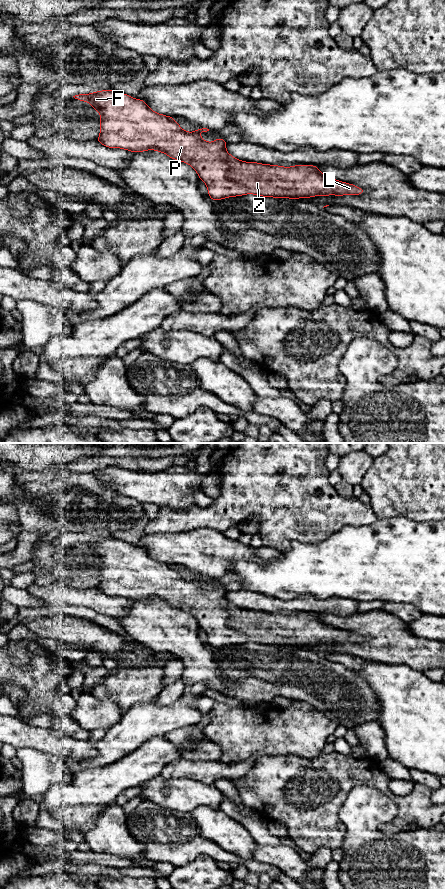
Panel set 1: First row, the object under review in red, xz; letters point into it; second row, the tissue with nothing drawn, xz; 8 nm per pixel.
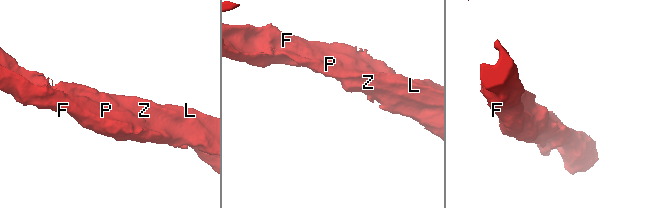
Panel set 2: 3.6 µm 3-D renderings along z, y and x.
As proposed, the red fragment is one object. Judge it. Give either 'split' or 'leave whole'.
leave whole

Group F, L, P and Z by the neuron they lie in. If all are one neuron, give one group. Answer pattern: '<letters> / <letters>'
F L P Z

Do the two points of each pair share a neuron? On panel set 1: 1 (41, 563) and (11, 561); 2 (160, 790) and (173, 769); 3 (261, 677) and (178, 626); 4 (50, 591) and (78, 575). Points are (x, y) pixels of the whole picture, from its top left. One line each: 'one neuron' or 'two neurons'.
1: two neurons
2: two neurons
3: two neurons
4: two neurons

